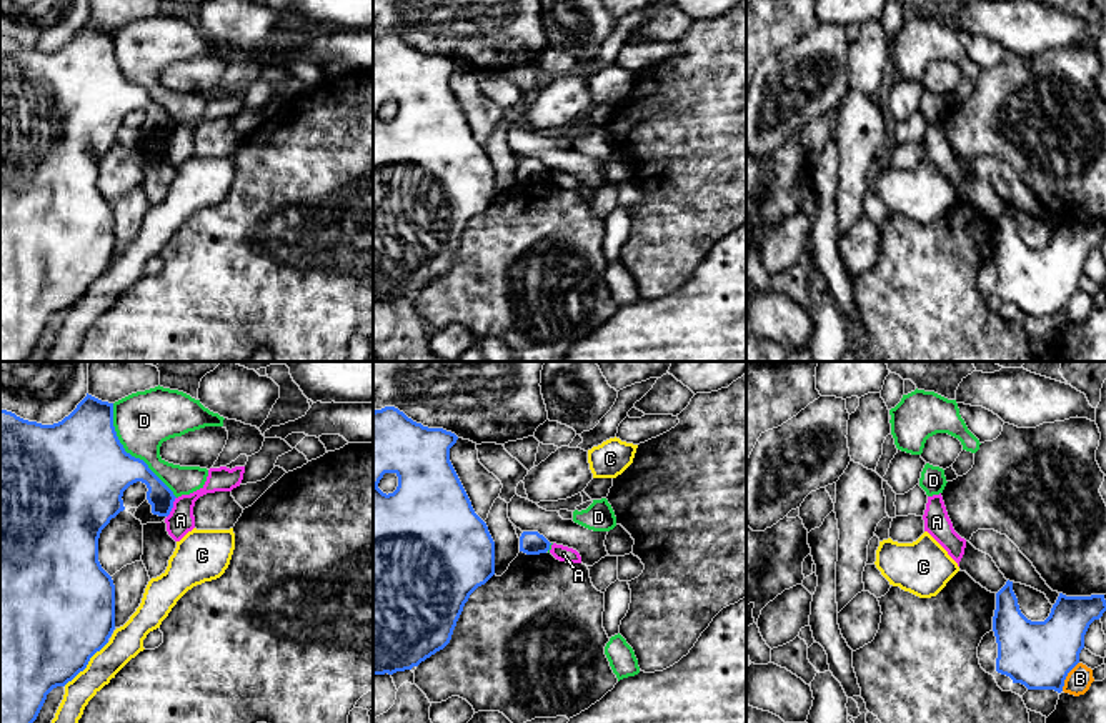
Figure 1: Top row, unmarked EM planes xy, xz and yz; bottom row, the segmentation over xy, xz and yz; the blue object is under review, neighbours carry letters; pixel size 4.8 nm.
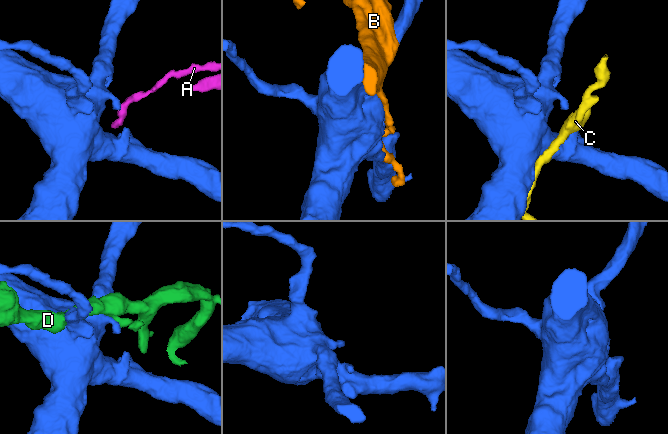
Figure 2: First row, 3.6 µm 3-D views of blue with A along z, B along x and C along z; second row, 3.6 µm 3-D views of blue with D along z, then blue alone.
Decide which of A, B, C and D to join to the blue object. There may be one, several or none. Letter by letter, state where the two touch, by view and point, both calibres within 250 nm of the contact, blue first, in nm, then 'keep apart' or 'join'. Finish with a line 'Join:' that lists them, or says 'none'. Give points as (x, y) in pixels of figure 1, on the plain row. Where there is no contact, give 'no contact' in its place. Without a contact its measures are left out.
A: xy (172, 134) | 120/130 nm | keep apart
B: yz (1066, 302) | 320/120 nm | keep apart
C: xy (87, 290) | 500/160 nm | keep apart
D: xy (129, 80) | 460/280 nm | keep apart
Join: none

